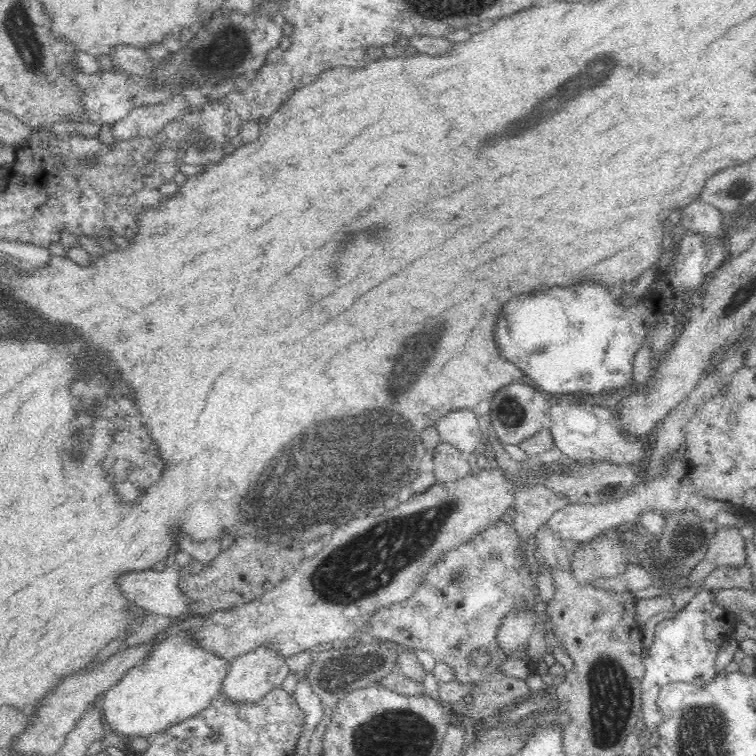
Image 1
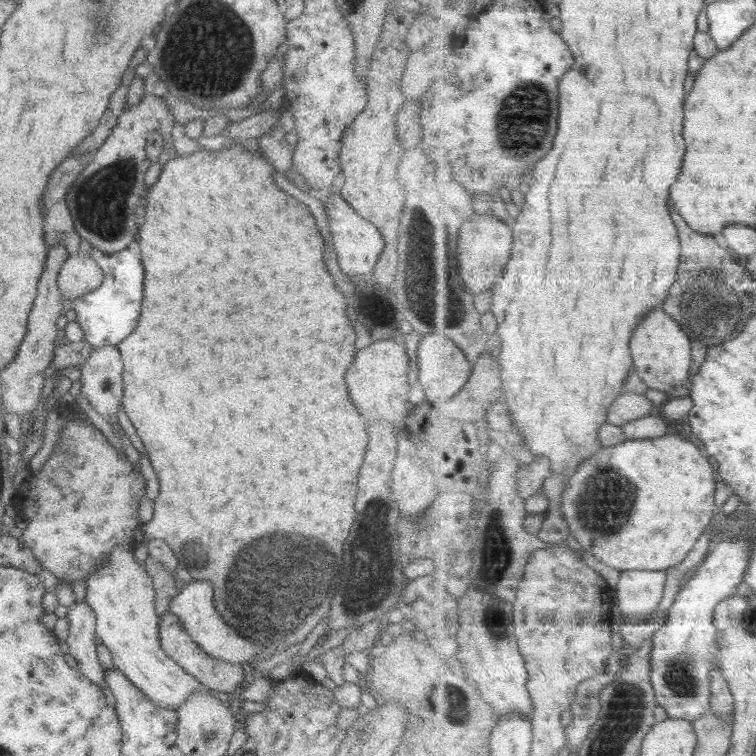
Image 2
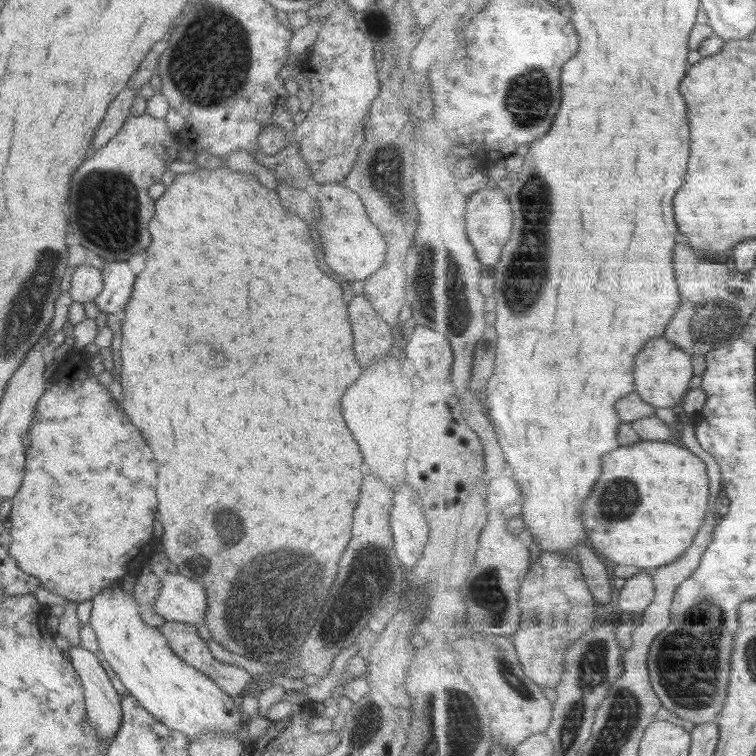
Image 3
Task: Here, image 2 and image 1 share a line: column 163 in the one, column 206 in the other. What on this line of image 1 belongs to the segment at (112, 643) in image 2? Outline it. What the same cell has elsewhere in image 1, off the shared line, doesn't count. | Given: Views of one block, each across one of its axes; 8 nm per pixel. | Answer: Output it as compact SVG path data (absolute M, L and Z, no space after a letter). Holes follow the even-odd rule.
M172 636L172 638L166 638L164 642L158 642L158 644L154 646L152 654L148 655L147 659L144 659L139 665L133 666L130 670L127 670L127 673L124 673L123 677L114 686L111 686L110 689L102 694L99 703L101 711L103 712L105 725L108 730L113 730L114 732L128 738L125 747L127 748L129 739L132 736L145 736L148 738L151 734L159 733L161 730L167 729L169 726L180 724L180 722L188 720L188 718L199 714L202 710L206 710L206 708L210 706L210 703L212 703L221 692L222 682L224 682L224 678L226 678L226 674L228 674L228 666L230 666L228 659L214 655L212 652L201 648L201 646L195 642L195 638L191 638L191 636Z

